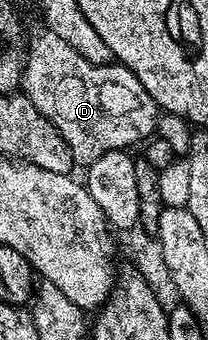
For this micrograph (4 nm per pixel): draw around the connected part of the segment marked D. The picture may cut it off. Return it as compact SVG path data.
M44 29L42 33L32 42L30 39L29 61L23 67L21 82L33 105L43 111L45 120L49 120L65 140L76 167L92 166L98 158L105 156L105 152L127 150L134 142L142 143L156 133L161 117L159 105L153 96L149 96L149 92L145 92L145 84L137 80L128 66L98 66L69 48L69 44L65 44L65 40L61 40L52 30Z

